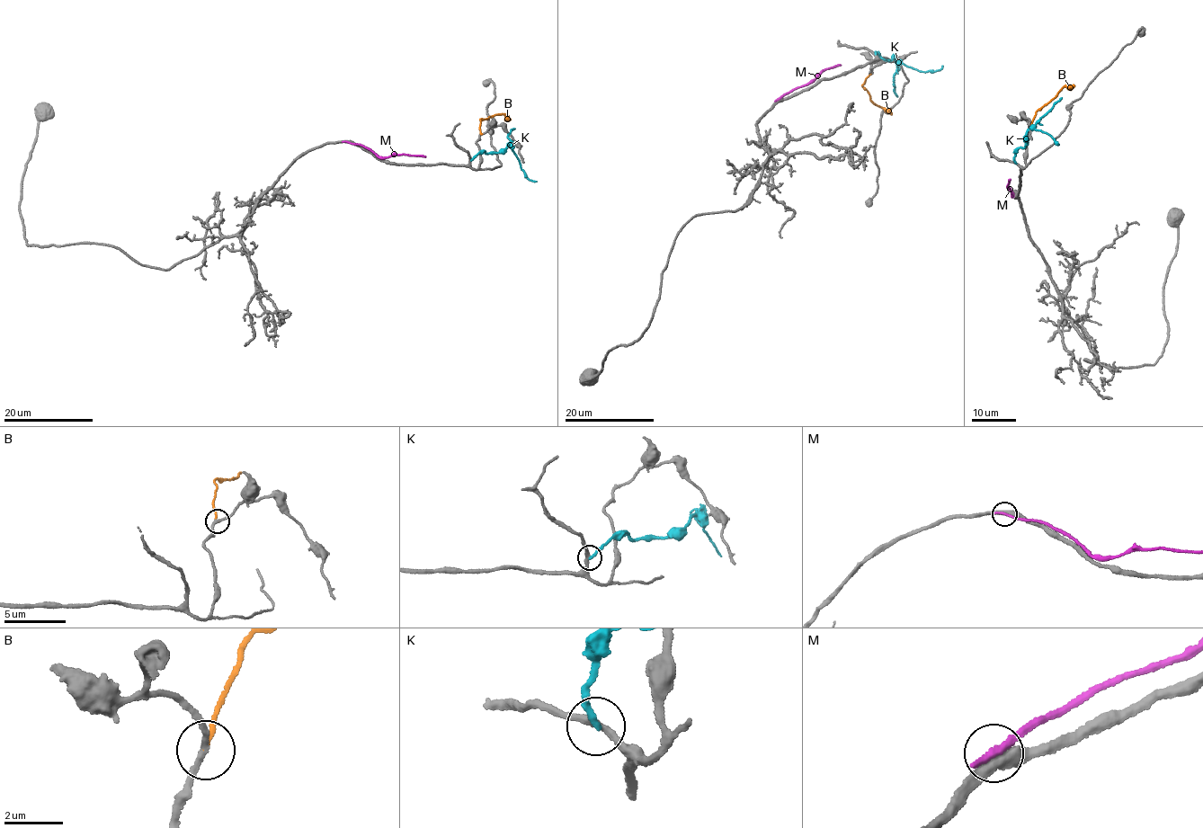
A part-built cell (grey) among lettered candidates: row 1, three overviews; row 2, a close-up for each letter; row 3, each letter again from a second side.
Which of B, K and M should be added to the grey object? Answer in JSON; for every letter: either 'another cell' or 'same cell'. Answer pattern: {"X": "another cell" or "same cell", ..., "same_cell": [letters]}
{"B": "same cell", "K": "another cell", "M": "another cell", "same_cell": ["B"]}

